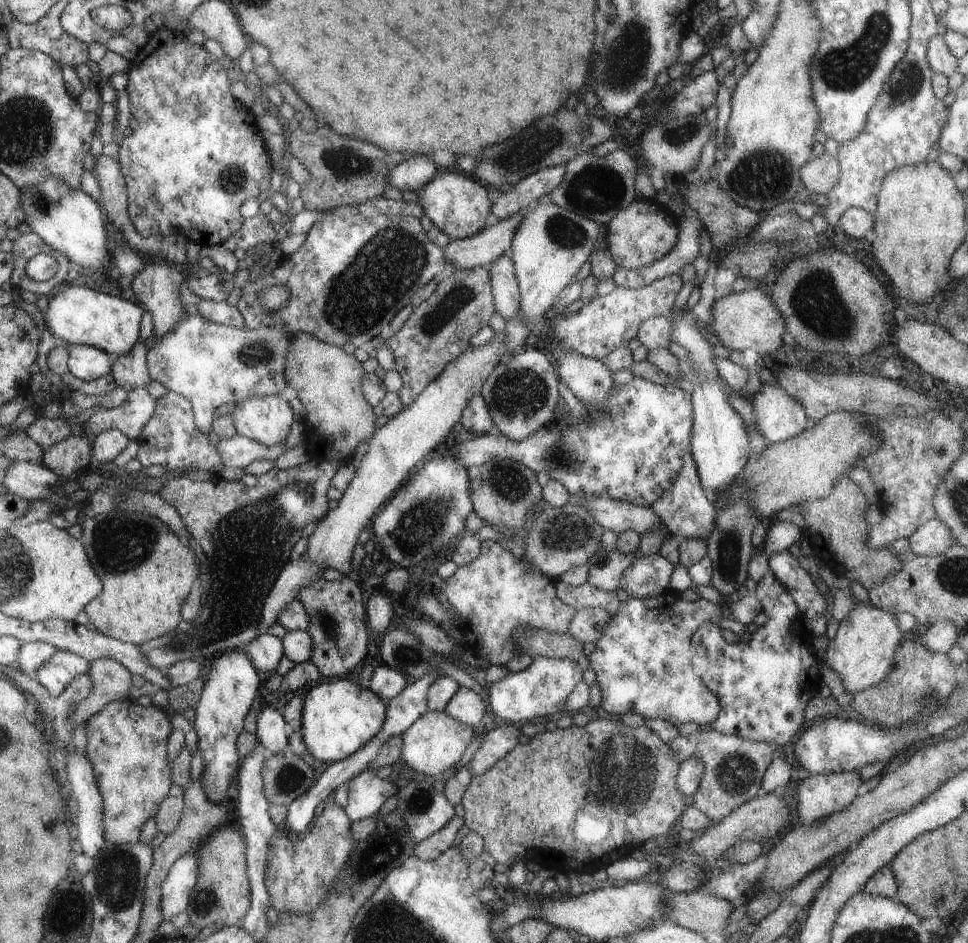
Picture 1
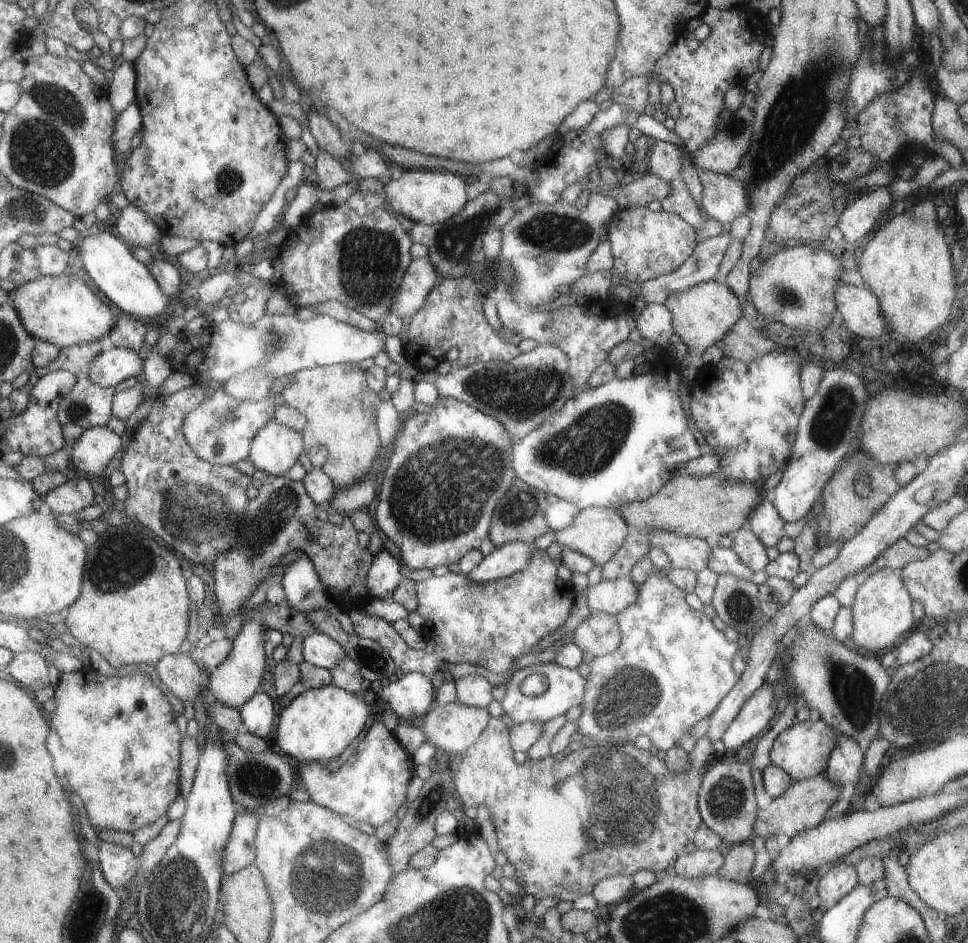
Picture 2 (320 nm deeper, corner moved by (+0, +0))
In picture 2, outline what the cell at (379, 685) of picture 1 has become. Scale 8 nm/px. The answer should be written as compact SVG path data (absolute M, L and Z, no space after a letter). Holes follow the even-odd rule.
M406 672L385 681L374 700L378 711L390 710L400 721L413 723L433 706L433 693L430 677Z

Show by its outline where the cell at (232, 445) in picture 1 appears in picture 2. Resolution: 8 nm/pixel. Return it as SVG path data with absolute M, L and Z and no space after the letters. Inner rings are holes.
M210 391L199 406L184 416L181 430L185 442L193 454L212 465L229 465L243 460L248 455L253 435L272 418L273 398L265 397L255 402L238 401L223 392Z

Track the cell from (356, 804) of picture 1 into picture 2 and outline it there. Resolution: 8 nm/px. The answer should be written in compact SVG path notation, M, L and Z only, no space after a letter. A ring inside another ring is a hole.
M378 716L364 731L357 748L335 770L326 771L325 766L308 763L298 772L297 785L306 790L310 801L336 812L352 822L366 822L377 826L395 817L399 806L404 804L405 789L413 771L412 756L398 743L392 731L388 731Z

